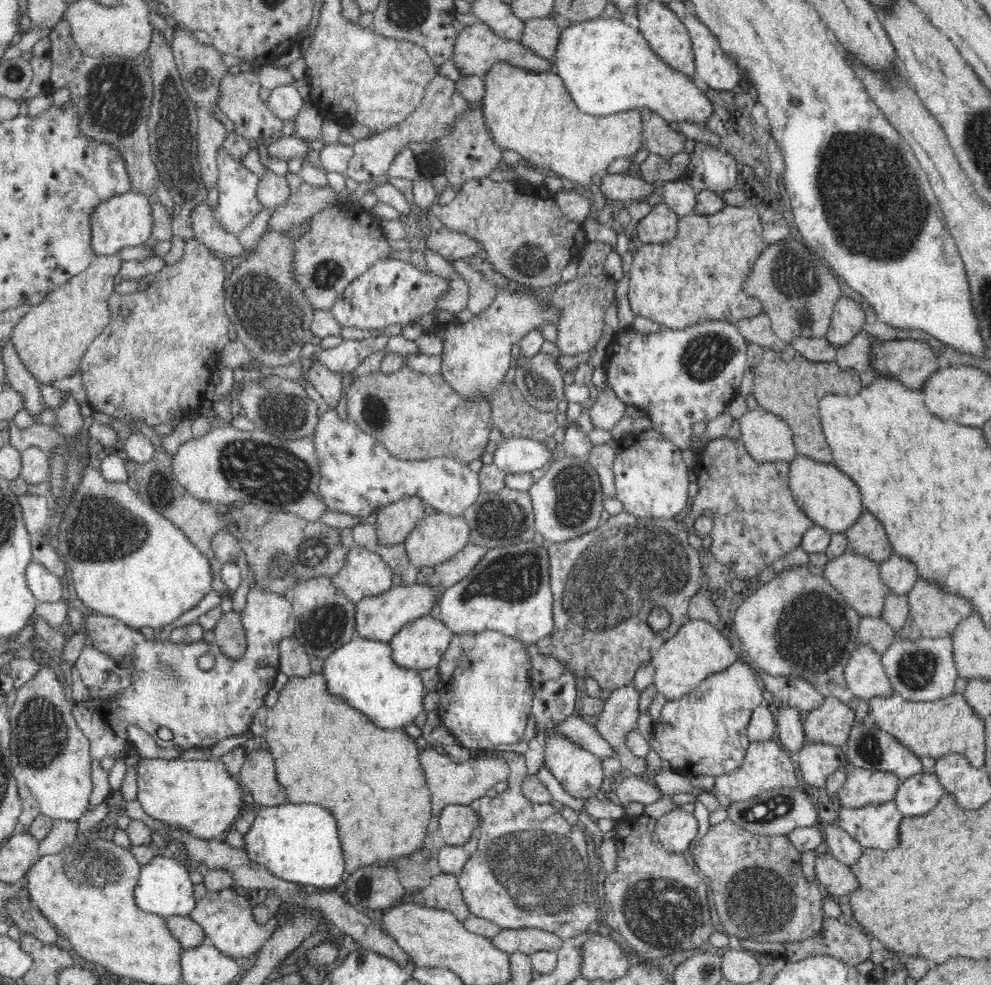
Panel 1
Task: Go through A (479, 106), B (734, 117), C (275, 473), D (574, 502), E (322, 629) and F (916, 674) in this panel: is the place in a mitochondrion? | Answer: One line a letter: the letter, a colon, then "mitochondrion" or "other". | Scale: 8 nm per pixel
A: other
B: other
C: mitochondrion
D: mitochondrion
E: mitochondrion
F: mitochondrion

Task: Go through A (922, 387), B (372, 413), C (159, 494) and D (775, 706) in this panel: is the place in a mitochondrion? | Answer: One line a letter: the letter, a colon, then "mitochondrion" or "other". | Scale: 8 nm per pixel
A: other
B: mitochondrion
C: mitochondrion
D: other

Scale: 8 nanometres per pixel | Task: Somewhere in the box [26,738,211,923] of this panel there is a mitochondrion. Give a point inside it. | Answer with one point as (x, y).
(93, 867)

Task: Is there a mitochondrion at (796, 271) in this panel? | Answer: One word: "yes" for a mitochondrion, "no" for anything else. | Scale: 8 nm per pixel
yes

